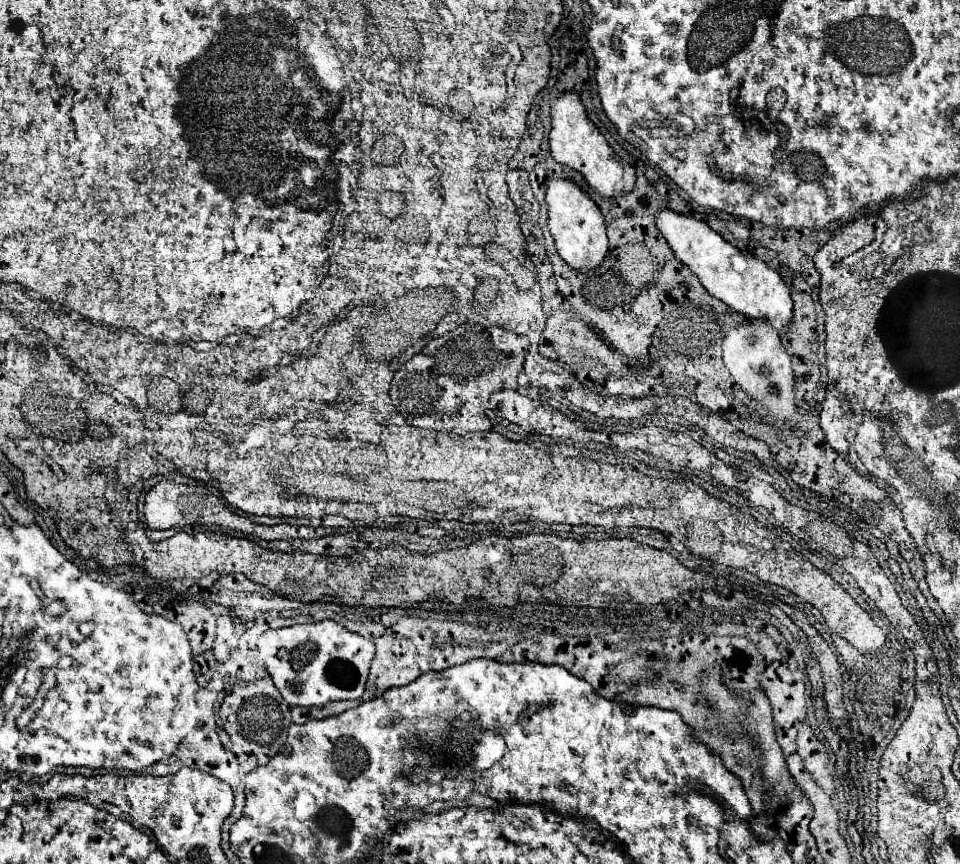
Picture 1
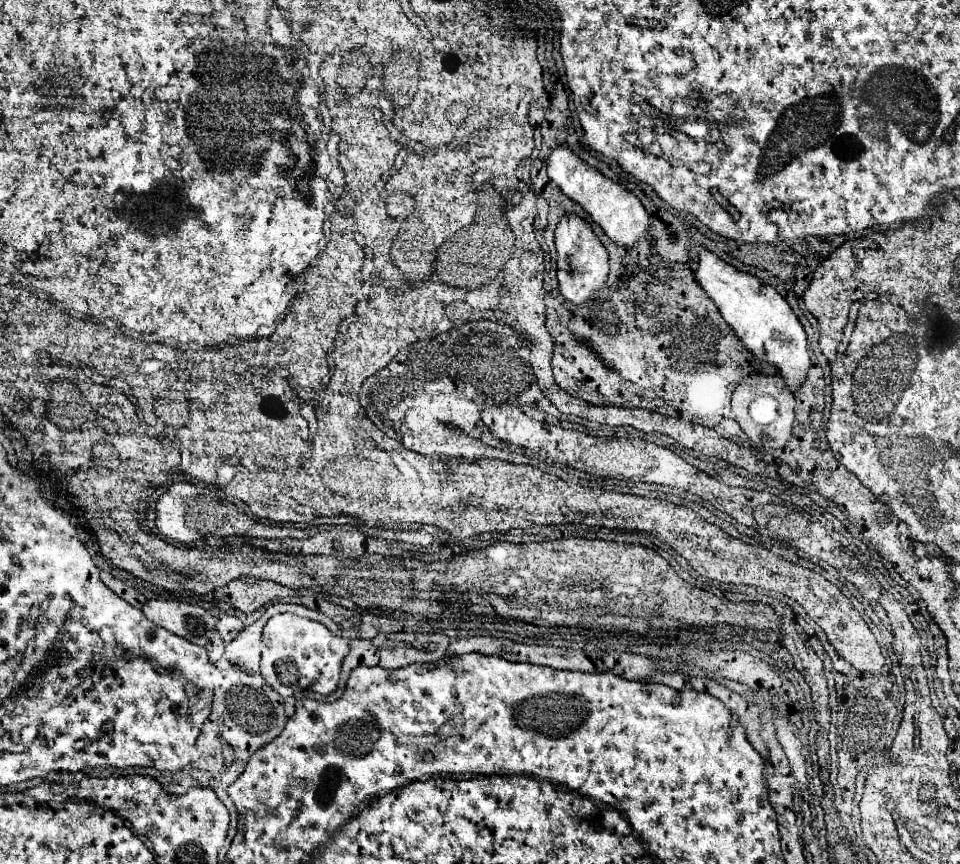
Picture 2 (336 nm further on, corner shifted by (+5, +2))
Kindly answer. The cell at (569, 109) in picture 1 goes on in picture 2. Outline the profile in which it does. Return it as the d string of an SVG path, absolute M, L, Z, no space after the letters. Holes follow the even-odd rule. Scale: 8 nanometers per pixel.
M560 145L552 151L548 159L548 177L562 189L566 197L582 205L582 209L592 217L594 223L598 223L604 229L604 233L612 243L628 249L648 233L650 215L646 213L644 205L630 191L604 177L598 169L586 165L566 145Z

